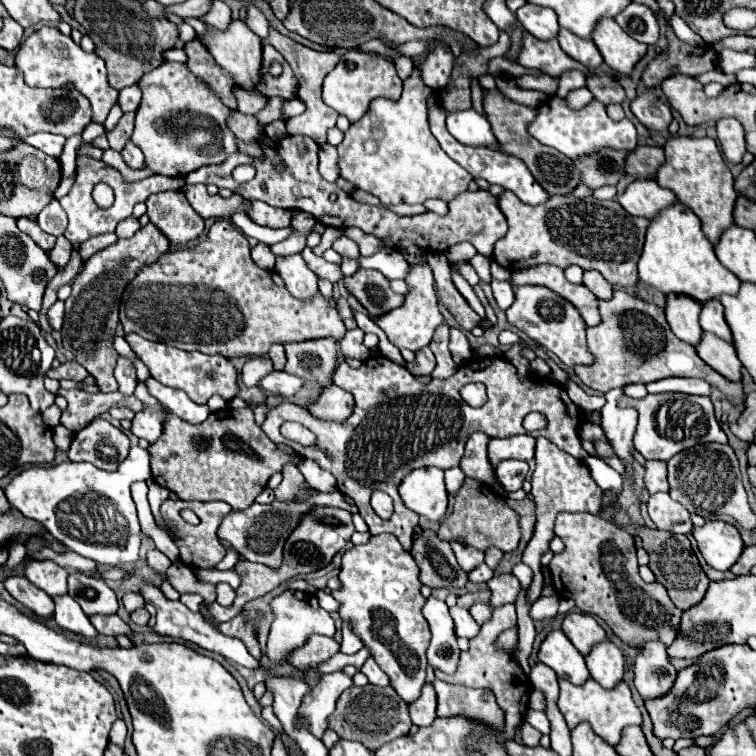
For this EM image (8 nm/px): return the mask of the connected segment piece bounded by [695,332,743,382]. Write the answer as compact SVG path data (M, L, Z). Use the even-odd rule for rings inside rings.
M705 332L703 340L695 346L697 354L721 376L725 376L731 382L741 382L741 370L743 364L733 348L733 344L717 338L711 332Z

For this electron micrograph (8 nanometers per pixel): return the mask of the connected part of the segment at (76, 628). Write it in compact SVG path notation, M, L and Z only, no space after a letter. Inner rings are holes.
M57 596L55 600L55 622L59 628L73 632L77 636L83 636L87 640L97 638L97 630L93 628L93 624L89 622L89 618L85 616L85 612L81 610L81 606L71 598L71 596Z

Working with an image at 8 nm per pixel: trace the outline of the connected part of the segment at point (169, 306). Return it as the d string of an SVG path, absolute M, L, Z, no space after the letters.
M217 220L209 230L207 240L197 248L167 252L155 264L145 266L125 288L119 316L125 334L137 332L147 340L177 346L181 350L199 350L203 354L221 354L225 358L233 358L263 356L275 342L289 344L315 338L335 338L341 342L347 328L337 310L331 308L333 304L333 300L329 302L321 294L313 300L293 298L277 272L263 270L253 262L245 234L237 230L231 220Z

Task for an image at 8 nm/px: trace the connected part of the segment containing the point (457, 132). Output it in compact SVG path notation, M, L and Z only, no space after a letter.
M475 110L451 112L447 114L447 130L465 146L473 148L491 148L497 146L497 138L493 138L491 124L485 116Z

